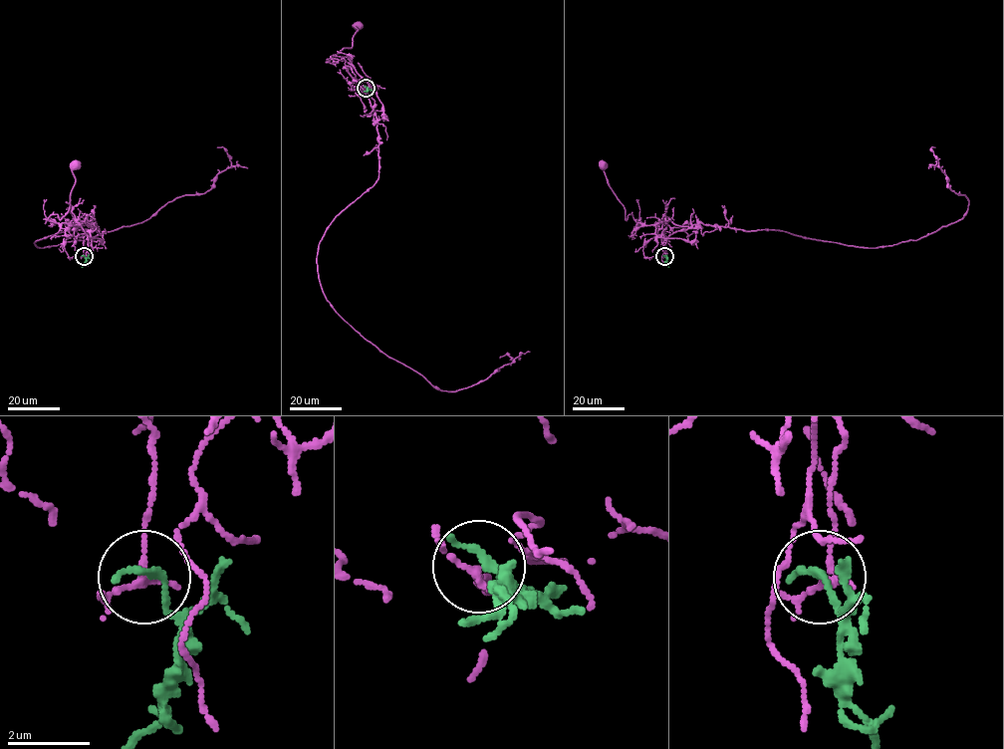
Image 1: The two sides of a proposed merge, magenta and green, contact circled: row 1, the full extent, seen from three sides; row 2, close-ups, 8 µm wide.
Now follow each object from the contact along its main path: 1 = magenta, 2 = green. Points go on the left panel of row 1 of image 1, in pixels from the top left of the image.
1: (83, 256), (83, 238), (74, 234), (79, 224), (48, 219), (55, 214), (60, 219), (68, 210), (75, 166)
2: (83, 255), (86, 263), (81, 267)

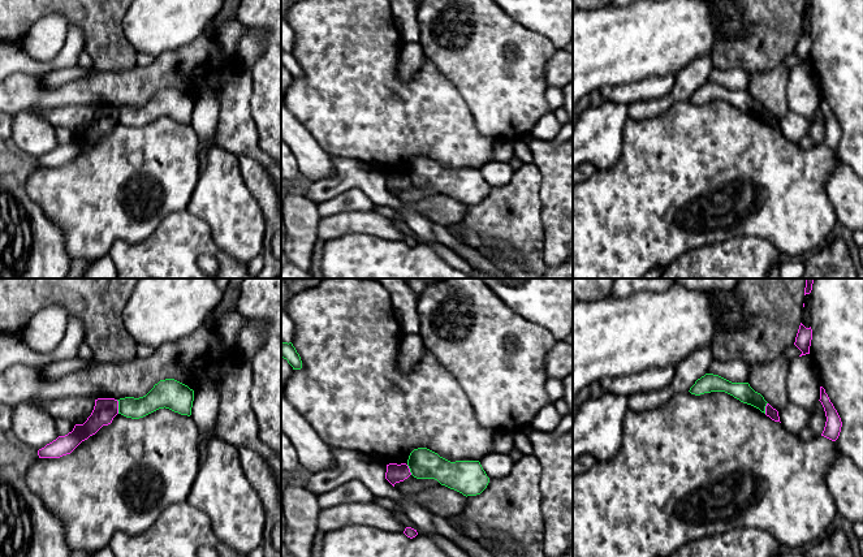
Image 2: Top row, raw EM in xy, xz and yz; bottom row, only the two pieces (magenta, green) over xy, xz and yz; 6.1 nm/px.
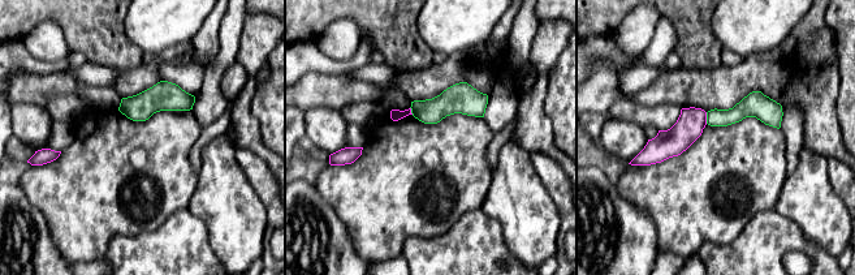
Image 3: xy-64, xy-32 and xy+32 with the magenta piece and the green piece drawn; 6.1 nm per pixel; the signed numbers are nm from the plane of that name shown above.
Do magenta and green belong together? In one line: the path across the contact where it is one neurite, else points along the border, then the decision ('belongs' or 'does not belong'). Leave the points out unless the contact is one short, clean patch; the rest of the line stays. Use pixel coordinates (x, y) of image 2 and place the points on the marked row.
border along xy (116, 400), (119, 413); does not belong

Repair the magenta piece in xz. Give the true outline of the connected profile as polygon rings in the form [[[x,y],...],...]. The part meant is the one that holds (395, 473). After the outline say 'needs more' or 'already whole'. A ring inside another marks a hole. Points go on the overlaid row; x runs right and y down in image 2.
[[[389,463],[387,465],[385,479],[394,487],[396,483],[404,482],[411,475],[406,463]]]; already whole

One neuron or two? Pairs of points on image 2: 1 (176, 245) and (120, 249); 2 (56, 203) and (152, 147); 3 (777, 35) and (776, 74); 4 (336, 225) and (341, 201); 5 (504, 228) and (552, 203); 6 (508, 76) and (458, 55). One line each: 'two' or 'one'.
1: one
2: one
3: two
4: two
5: two
6: one

